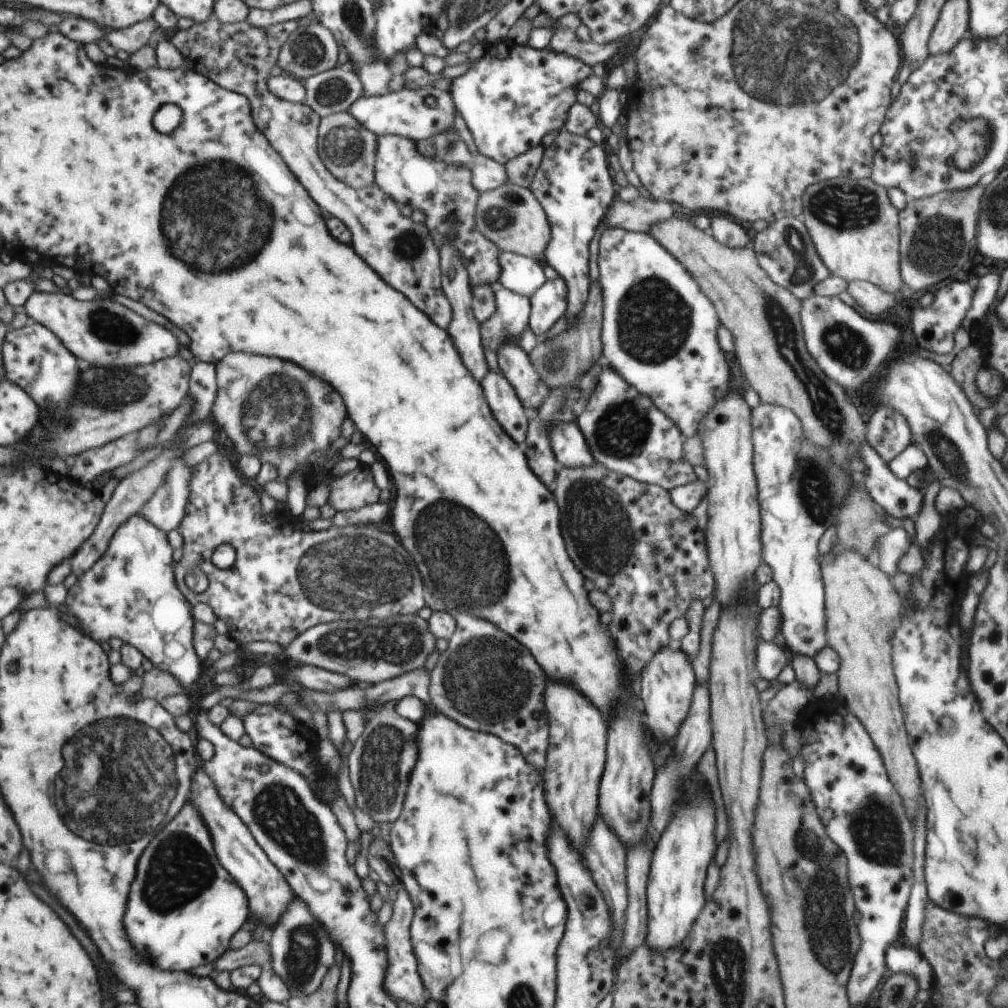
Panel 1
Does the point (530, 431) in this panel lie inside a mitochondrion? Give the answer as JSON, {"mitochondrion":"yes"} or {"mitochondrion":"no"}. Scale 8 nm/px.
{"mitochondrion":"no"}

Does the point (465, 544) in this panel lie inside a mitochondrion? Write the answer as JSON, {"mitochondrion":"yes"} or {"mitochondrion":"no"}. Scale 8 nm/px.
{"mitochondrion":"yes"}

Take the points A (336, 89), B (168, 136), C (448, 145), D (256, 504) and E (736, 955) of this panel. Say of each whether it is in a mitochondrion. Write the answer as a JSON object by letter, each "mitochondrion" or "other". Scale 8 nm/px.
{"A":"mitochondrion","B":"other","C":"mitochondrion","D":"other","E":"mitochondrion"}

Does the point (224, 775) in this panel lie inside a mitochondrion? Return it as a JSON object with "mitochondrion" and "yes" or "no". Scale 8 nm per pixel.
{"mitochondrion":"no"}

